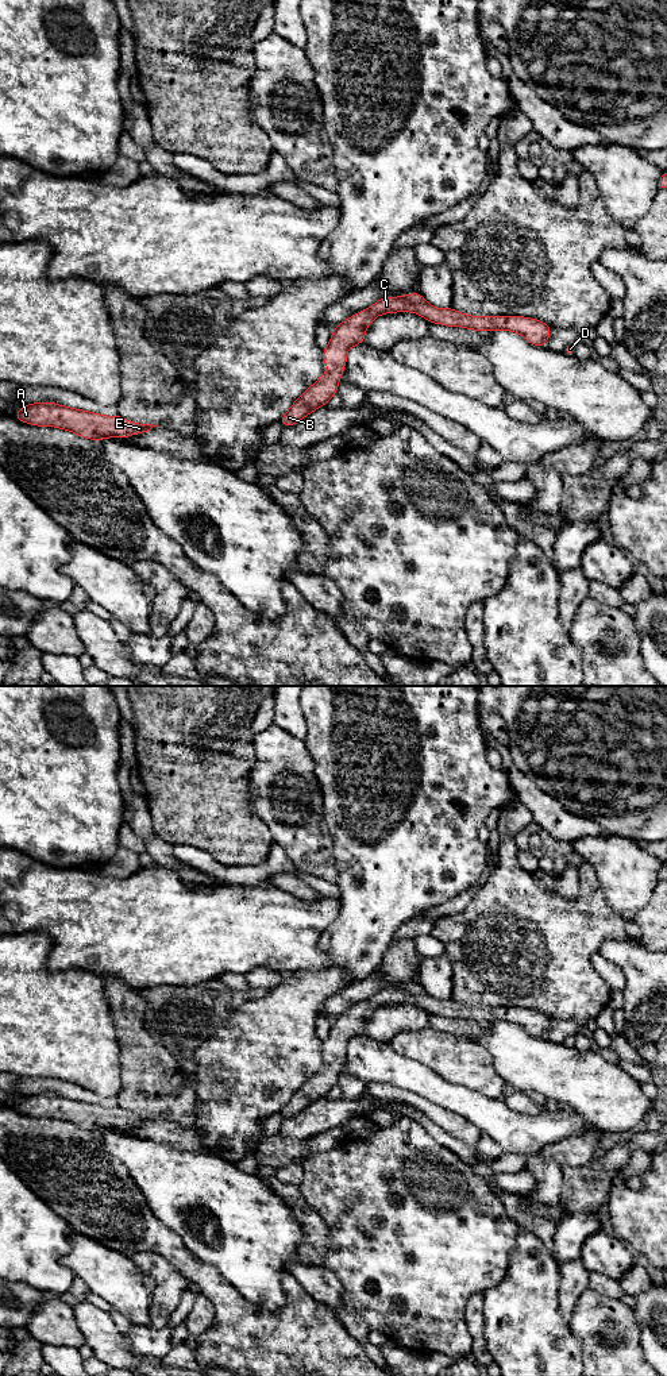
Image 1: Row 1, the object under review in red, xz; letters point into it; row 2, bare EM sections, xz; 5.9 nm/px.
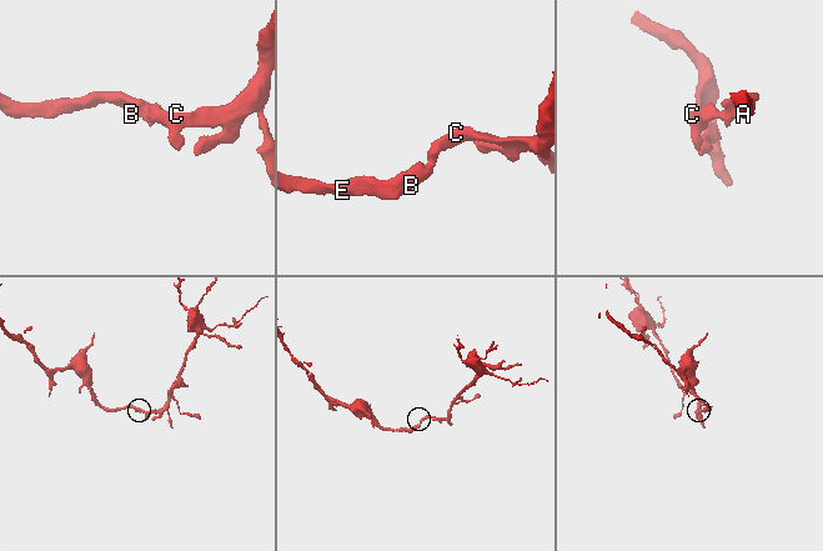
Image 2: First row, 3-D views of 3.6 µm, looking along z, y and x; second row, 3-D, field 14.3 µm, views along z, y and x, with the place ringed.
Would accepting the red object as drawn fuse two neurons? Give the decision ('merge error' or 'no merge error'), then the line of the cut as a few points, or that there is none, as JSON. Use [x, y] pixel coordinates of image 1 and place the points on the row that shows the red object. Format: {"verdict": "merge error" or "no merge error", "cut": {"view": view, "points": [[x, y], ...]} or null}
{"verdict": "no merge error", "cut": null}

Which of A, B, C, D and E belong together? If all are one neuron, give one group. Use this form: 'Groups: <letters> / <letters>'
Groups: A B C D E

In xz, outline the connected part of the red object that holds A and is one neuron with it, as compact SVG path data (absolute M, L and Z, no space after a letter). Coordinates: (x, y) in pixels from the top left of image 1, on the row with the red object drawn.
M51 401L27 404L14 416L27 424L57 427L99 442L104 438L128 438L158 427L131 423L119 415L103 416L100 413L68 408Z

